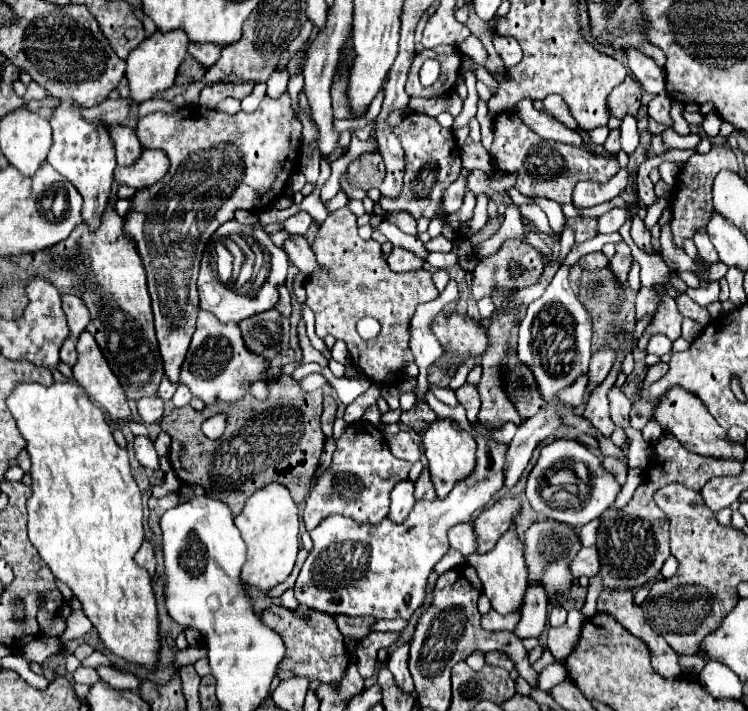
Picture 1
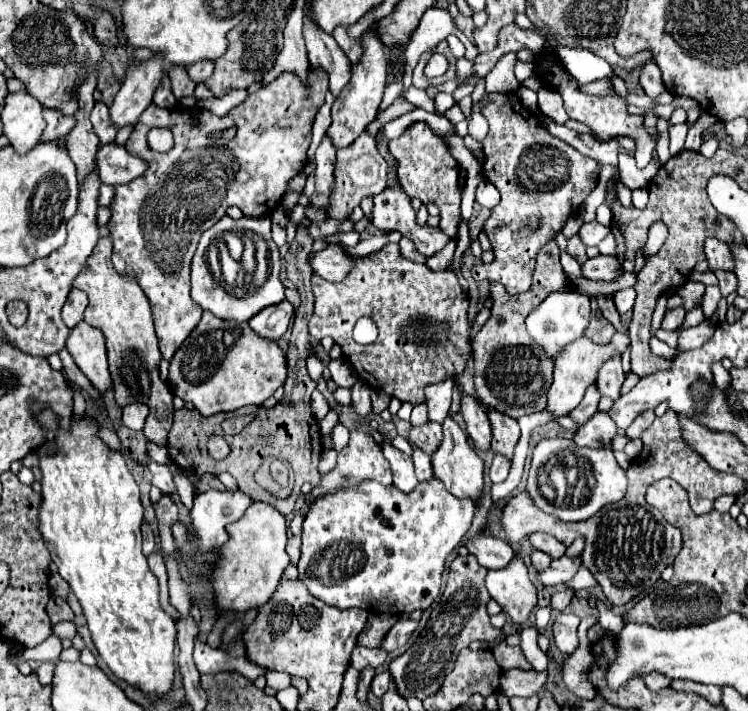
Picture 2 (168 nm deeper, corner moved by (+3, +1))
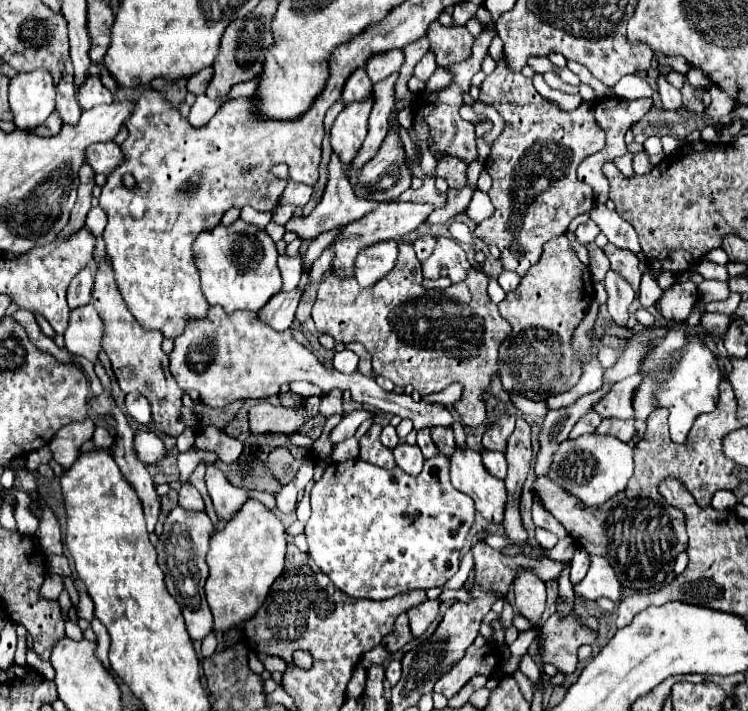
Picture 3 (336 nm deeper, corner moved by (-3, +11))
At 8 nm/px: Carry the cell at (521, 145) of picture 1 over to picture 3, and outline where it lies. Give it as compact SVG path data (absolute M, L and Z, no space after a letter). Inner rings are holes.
M499 61L495 71L485 77L479 99L499 111L505 127L485 161L485 169L493 177L489 197L495 213L477 225L475 235L499 247L505 271L523 277L539 261L545 241L567 233L569 223L593 207L591 187L577 179L577 167L585 157L603 149L605 133L595 123L593 101L583 101L577 111L565 113L543 99L531 79L511 73L505 61Z

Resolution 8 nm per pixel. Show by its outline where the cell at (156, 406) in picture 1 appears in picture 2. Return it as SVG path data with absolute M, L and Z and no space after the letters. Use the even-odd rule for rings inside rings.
M131 403L127 407L123 407L123 423L125 427L129 427L131 431L141 431L143 423L147 419L149 409L143 403Z

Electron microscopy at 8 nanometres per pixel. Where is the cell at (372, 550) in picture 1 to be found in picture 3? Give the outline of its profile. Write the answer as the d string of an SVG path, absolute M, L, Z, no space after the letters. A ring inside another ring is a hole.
M441 453L427 459L417 477L403 473L399 467L387 471L361 459L331 463L311 491L311 517L307 521L309 555L335 587L349 597L381 601L411 589L443 587L459 569L459 551L473 525L473 513L471 497L451 485L449 459Z

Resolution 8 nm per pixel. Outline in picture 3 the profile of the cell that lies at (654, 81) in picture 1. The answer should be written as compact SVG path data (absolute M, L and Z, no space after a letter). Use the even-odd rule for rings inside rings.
M667 71L659 73L657 91L659 91L659 97L661 97L663 109L679 109L681 107L681 93L667 81Z

